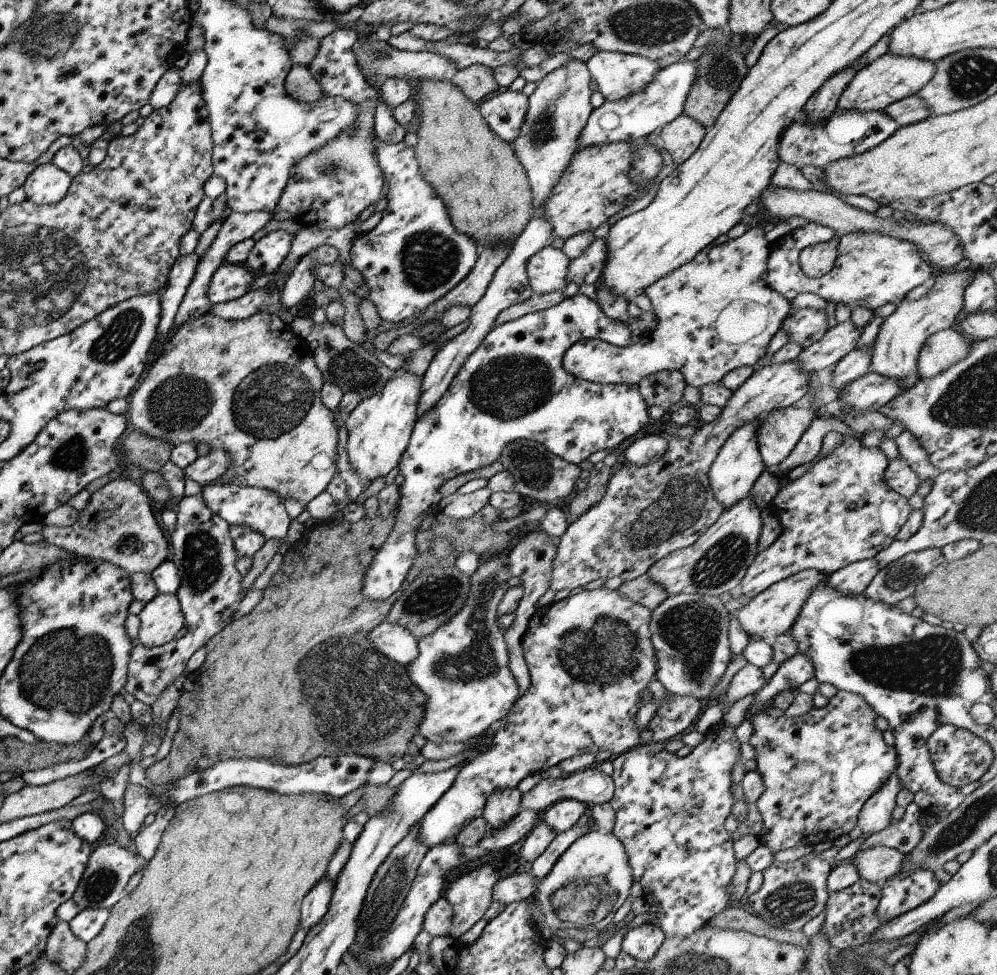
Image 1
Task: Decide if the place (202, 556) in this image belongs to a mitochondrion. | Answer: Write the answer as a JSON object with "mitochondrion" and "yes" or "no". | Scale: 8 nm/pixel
{"mitochondrion":"yes"}

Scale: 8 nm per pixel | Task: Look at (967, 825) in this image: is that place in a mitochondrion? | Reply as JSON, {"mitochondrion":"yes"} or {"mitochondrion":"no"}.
{"mitochondrion":"yes"}

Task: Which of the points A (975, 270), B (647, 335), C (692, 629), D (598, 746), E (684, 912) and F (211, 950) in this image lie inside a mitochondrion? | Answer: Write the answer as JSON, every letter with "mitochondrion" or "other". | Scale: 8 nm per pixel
{"A":"other","B":"other","C":"mitochondrion","D":"other","E":"other","F":"other"}

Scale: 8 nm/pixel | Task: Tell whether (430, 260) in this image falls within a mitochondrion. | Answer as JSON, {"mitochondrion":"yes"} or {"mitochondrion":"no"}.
{"mitochondrion":"yes"}

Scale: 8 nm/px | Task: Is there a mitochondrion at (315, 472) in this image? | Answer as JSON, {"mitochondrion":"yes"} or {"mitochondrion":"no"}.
{"mitochondrion":"no"}

